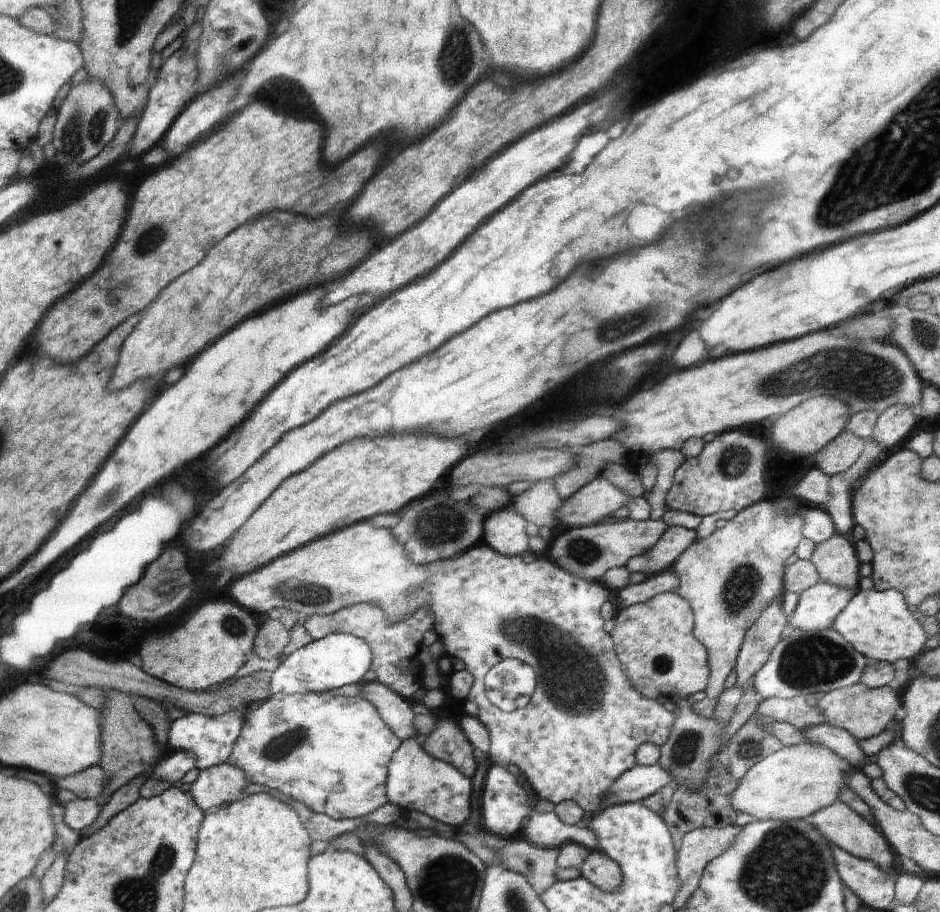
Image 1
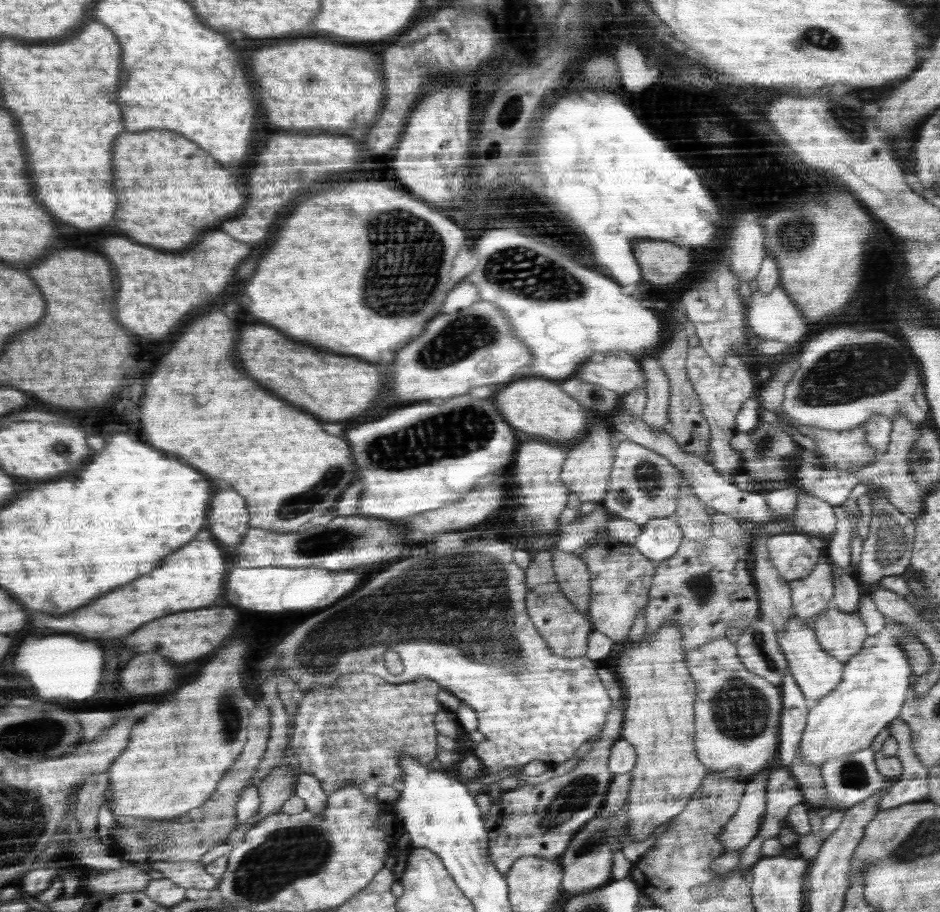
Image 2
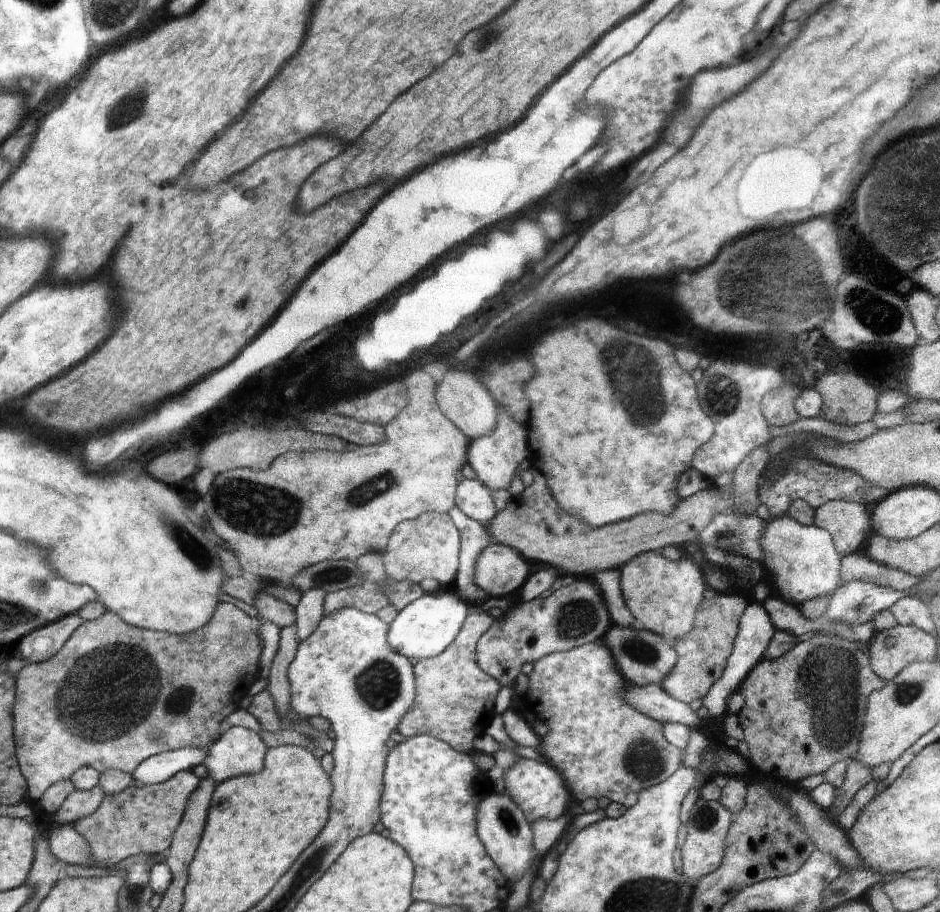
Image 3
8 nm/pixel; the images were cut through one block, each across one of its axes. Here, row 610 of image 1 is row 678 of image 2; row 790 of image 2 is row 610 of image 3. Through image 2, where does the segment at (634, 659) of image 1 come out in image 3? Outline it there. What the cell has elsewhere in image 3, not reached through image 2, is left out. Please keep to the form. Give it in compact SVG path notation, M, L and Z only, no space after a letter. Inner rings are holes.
M648 551L640 553L620 569L621 591L626 606L639 626L671 643L691 632L706 584L702 572L688 557L674 561L659 552Z

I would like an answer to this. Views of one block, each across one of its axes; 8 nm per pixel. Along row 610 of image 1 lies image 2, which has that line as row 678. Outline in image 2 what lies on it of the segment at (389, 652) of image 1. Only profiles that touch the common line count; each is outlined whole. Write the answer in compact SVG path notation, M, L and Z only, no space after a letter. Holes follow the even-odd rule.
M356 672L343 674L334 686L315 686L298 706L296 722L290 729L292 752L303 772L315 776L326 794L354 783L367 797L377 797L382 784L400 783L403 770L399 768L398 754L408 753L423 765L436 758L436 712L442 708L438 694L444 690L431 678L417 678L418 682L388 684L374 674Z

